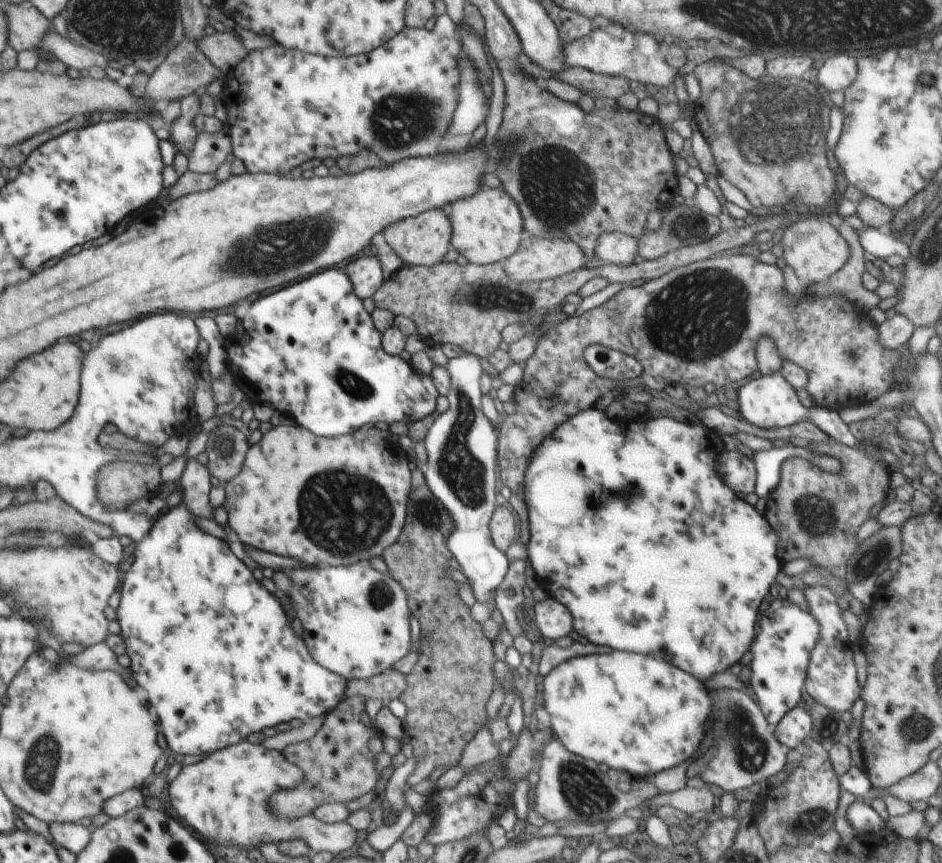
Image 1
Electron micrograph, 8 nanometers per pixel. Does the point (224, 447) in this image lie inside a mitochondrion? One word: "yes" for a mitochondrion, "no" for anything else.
yes

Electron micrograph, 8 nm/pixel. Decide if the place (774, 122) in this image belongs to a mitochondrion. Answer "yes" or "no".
yes

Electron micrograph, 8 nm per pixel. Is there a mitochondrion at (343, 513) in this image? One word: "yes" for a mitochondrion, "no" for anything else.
yes

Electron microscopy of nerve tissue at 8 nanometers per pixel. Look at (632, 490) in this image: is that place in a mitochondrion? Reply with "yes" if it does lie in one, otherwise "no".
yes

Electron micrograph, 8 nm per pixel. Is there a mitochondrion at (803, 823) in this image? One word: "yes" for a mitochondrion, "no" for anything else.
yes

